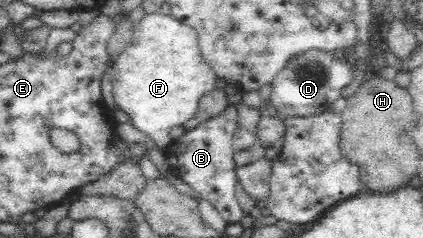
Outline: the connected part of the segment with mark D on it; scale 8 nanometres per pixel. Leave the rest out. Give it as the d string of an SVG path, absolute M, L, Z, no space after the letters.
M312 48L294 54L271 82L271 106L276 108L277 116L282 119L307 117L330 111L332 103L342 97L342 89L352 82L354 72L353 62L334 57L328 51Z

